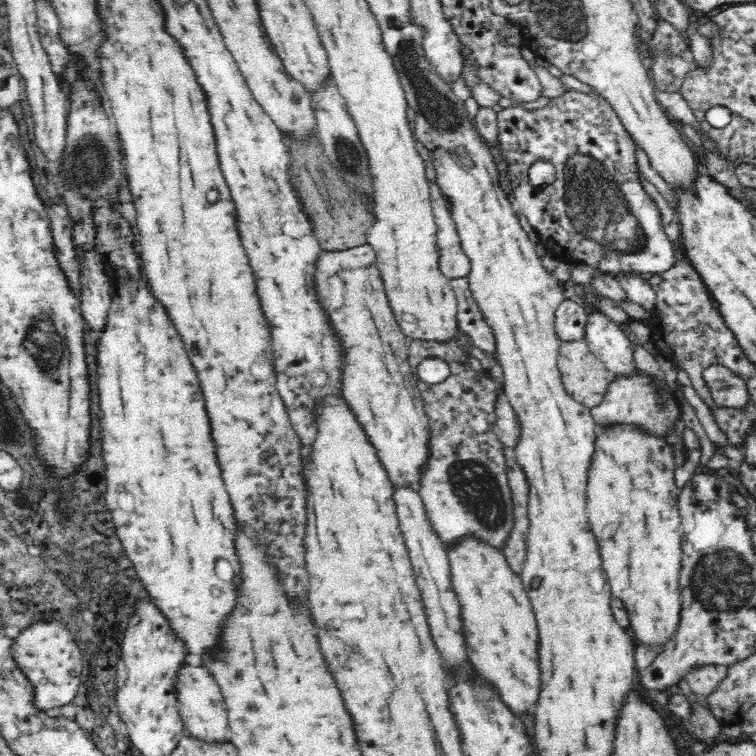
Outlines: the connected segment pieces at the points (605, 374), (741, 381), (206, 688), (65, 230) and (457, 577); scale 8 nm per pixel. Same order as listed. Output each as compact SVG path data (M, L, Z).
M586 340L561 341L558 365L567 394L589 409L602 404L610 384L616 380L612 373L608 372L602 362L589 350Z
M724 365L709 366L704 374L711 398L716 406L746 412L752 405L749 382Z
M184 665L179 676L178 698L186 735L208 745L219 745L229 740L228 711L224 695L217 682L202 666Z
M62 202L52 206L52 216L49 217L61 265L72 281L73 287L78 289L78 265L74 256L74 243L72 243L72 225Z
M466 539L453 549L447 549L451 557L453 585L460 599L464 619L464 634L467 651L474 672L480 680L486 681L490 688L498 692L498 698L510 706L512 714L530 712L540 700L542 690L542 670L540 670L540 635L532 601L522 584L521 576L516 574L506 562L502 552L492 549L486 543Z

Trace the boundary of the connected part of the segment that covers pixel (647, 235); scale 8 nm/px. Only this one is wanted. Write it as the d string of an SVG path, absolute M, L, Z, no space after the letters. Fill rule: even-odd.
M569 89L561 97L555 97L543 108L533 111L519 107L507 107L496 113L496 140L501 150L501 156L504 157L508 164L509 184L511 184L511 200L512 203L521 210L523 221L527 222L541 236L541 243L547 252L557 258L561 263L584 263L599 269L601 272L616 275L629 275L650 272L650 274L663 273L666 270L673 269L680 261L674 253L674 246L668 239L662 224L660 209L657 204L648 197L646 191L640 185L638 177L636 177L637 161L635 157L635 145L632 136L625 129L620 118L614 112L611 104L602 96L593 93L581 93L574 89ZM536 160L552 161L556 169L556 180L549 185L532 186L528 182L528 168L530 164Z

